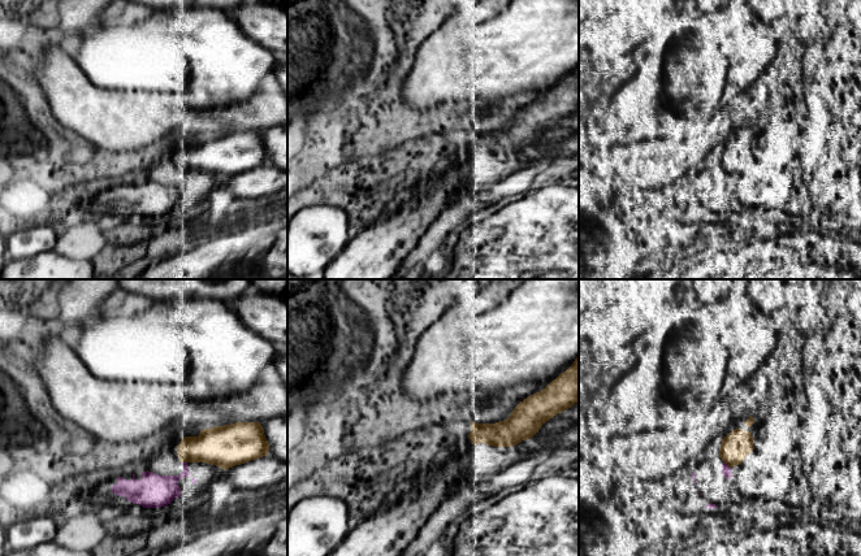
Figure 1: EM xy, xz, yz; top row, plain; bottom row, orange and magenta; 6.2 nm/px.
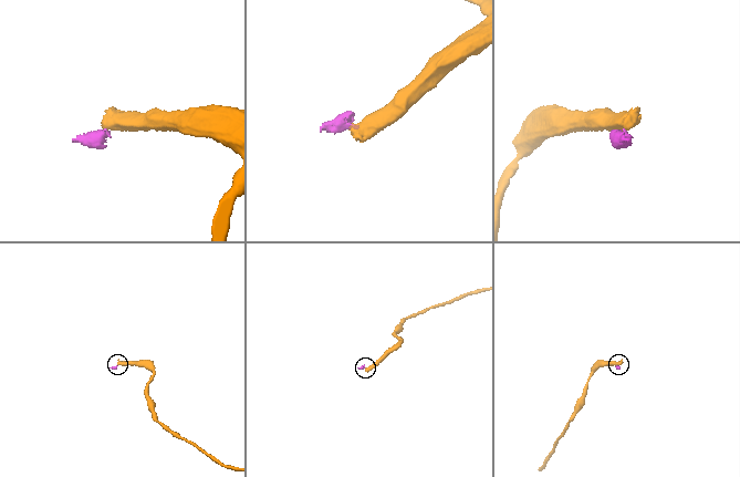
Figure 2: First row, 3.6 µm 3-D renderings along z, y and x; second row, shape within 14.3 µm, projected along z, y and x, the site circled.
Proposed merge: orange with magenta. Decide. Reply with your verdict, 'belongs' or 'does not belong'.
does not belong

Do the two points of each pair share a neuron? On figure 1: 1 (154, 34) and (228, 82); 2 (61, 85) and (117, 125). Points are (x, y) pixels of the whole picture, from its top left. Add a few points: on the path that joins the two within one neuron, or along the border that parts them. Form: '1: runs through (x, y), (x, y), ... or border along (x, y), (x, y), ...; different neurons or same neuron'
1: runs through (172, 46), (191, 46), (210, 64); same neuron
2: runs through (76, 99), (87, 111), (103, 117); same neuron

